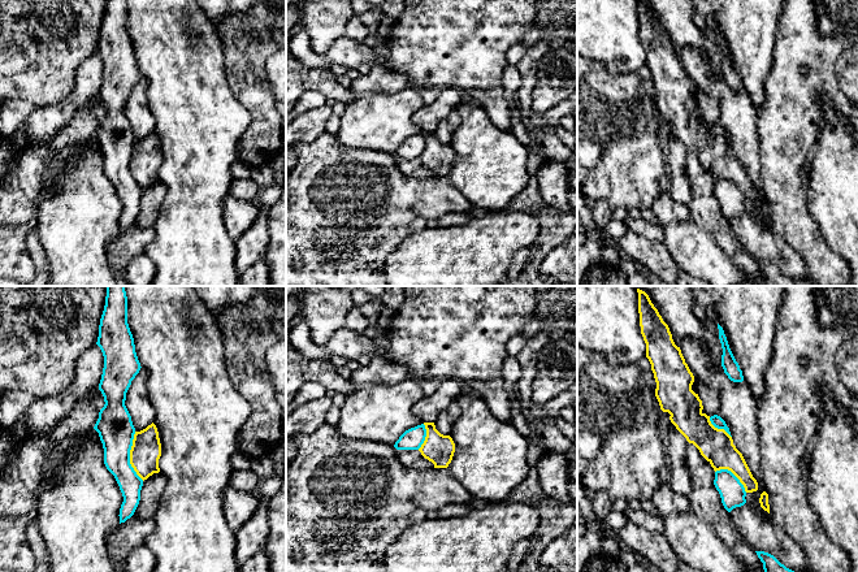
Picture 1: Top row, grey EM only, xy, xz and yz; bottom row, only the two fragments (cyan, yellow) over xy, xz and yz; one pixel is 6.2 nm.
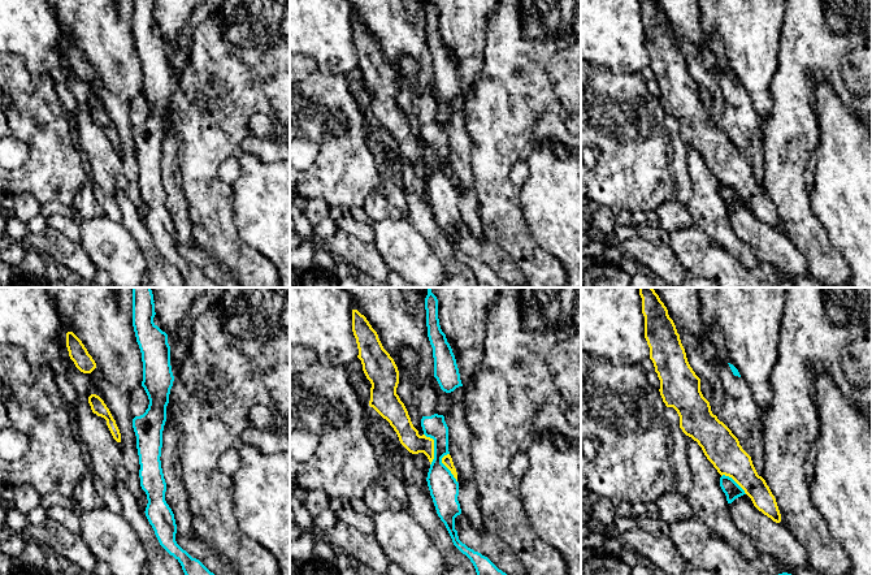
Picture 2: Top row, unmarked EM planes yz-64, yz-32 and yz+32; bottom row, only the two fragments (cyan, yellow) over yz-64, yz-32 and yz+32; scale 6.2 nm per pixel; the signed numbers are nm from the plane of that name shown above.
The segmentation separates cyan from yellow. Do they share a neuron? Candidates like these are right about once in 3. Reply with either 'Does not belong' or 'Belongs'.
Does not belong

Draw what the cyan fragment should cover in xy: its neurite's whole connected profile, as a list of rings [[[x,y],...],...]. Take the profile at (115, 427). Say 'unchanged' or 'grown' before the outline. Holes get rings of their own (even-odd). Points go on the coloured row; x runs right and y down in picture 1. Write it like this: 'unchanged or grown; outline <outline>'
unchanged; outline [[[107,286],[96,344],[104,356],[99,390],[105,404],[99,412],[94,429],[103,443],[104,464],[114,476],[124,497],[118,515],[121,524],[134,515],[143,486],[143,480],[130,464],[135,428],[125,400],[131,381],[142,367],[127,324],[125,286]]]

